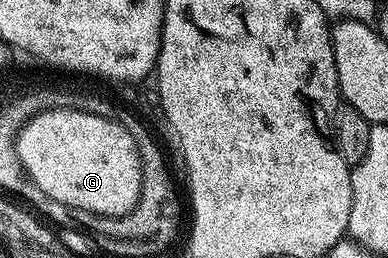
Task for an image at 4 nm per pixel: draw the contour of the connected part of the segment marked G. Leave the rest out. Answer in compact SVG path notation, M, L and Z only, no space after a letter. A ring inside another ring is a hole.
M44 108L30 118L16 135L17 160L25 169L29 180L51 199L82 211L101 216L123 216L131 211L139 199L141 171L139 151L135 139L120 121L112 117L89 114L83 109Z

